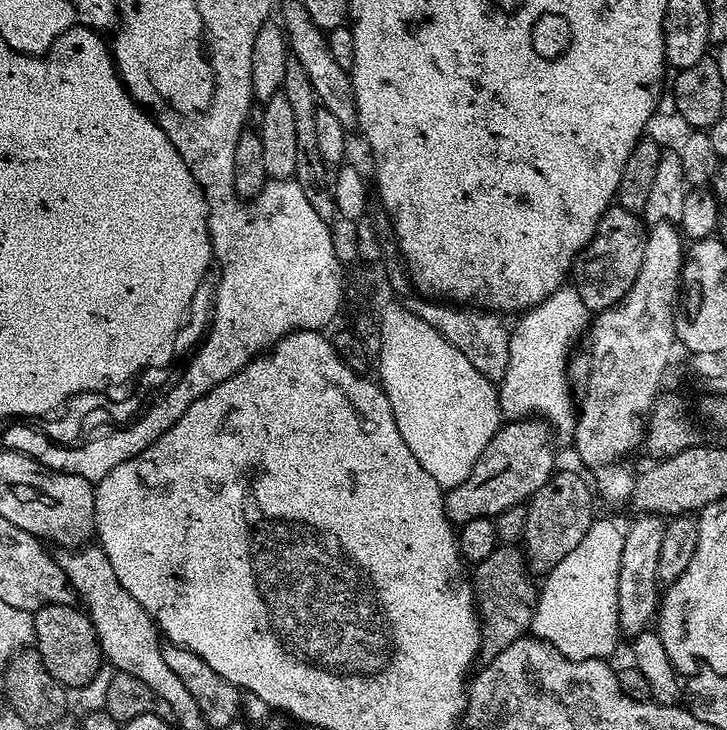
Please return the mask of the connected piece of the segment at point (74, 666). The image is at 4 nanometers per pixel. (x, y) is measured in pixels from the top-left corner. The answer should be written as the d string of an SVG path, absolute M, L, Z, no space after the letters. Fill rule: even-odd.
M75 603L47 604L37 608L33 615L34 647L46 670L65 689L79 690L95 678L102 667L102 653L96 631L87 612Z

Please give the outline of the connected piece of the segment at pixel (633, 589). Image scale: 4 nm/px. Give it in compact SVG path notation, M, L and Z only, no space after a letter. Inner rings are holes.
M640 514L632 525L627 525L622 546L622 562L618 566L618 622L625 637L635 638L649 631L648 624L657 619L662 599L662 583L658 574L658 556L661 553L665 521L655 514Z

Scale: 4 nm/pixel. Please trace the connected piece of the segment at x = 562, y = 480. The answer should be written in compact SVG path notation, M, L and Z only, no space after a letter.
M553 471L552 477L527 501L528 517L522 551L533 573L551 572L553 566L562 562L562 558L566 558L566 554L570 554L570 550L574 550L574 546L578 546L578 542L586 538L586 530L590 530L594 519L594 488L585 480L576 472Z

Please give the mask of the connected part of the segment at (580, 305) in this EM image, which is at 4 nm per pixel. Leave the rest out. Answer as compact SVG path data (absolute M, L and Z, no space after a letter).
M561 286L517 320L510 332L510 366L506 366L506 374L498 384L501 417L505 421L522 420L535 414L547 421L557 437L571 437L576 431L578 408L570 387L570 357L574 352L572 343L585 335L590 324L586 302L582 302L575 286Z

